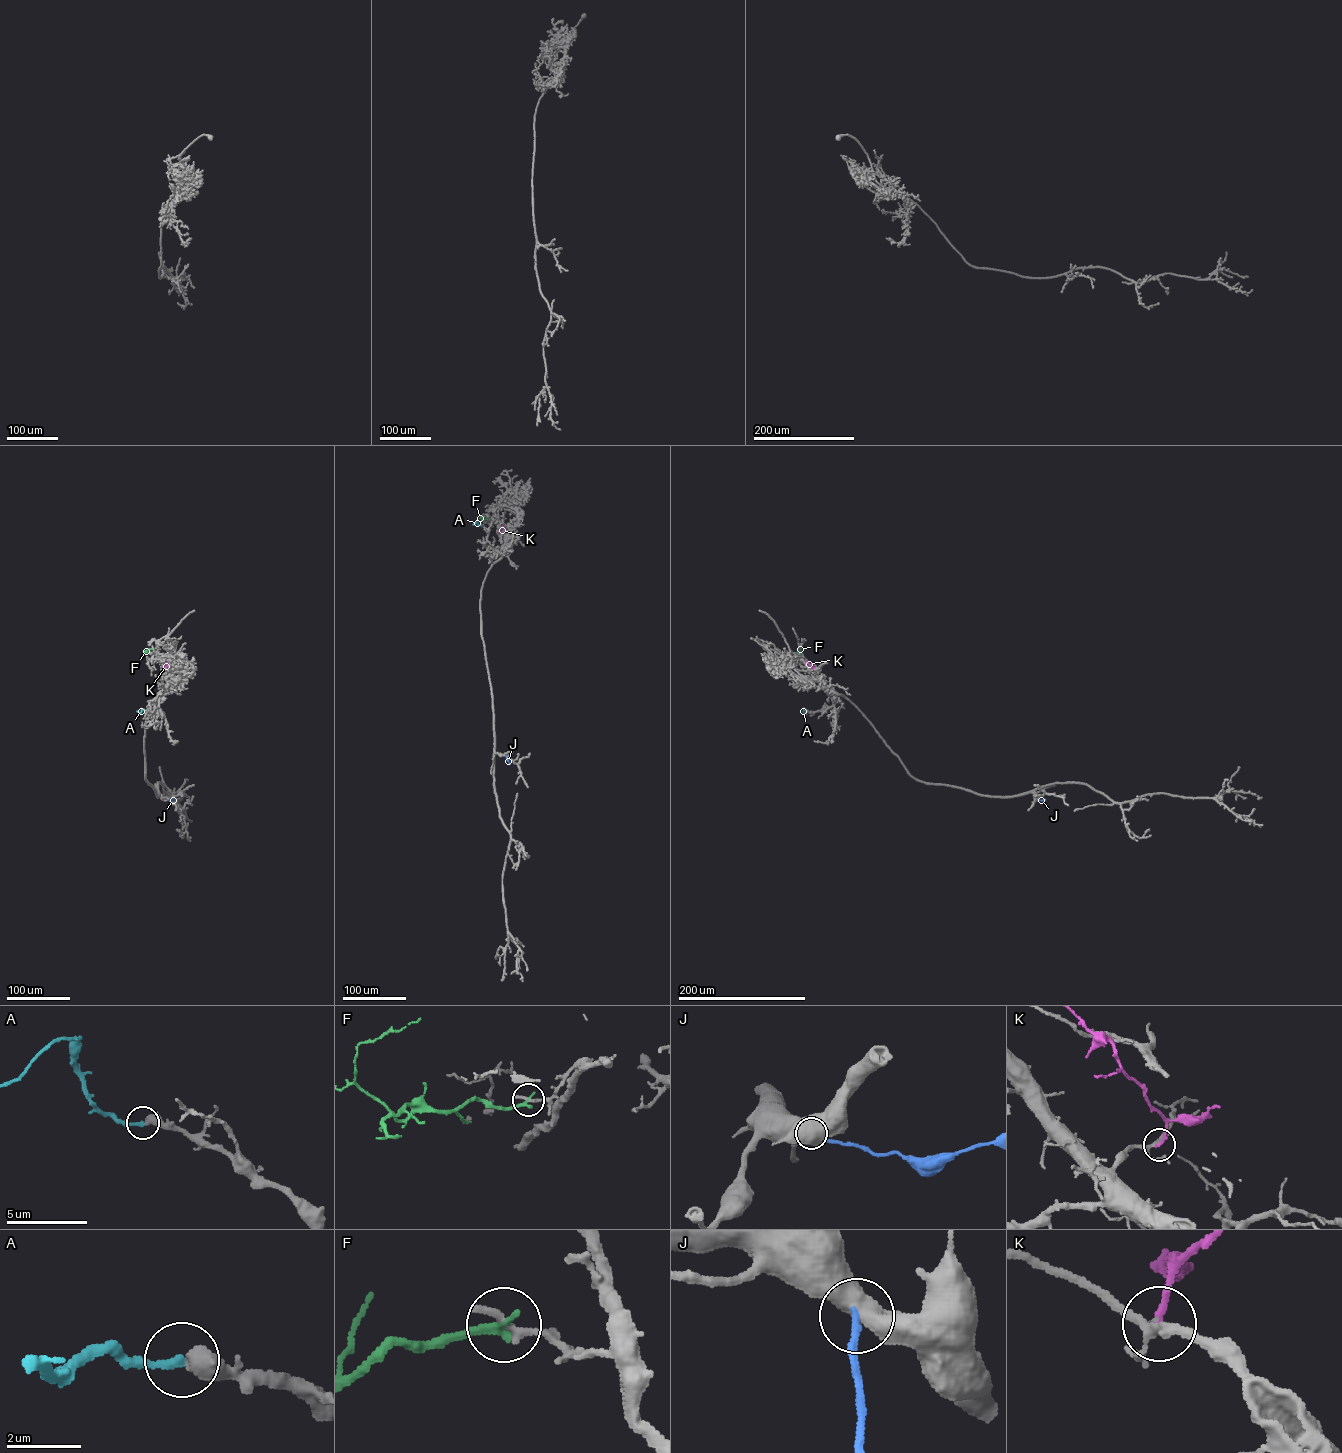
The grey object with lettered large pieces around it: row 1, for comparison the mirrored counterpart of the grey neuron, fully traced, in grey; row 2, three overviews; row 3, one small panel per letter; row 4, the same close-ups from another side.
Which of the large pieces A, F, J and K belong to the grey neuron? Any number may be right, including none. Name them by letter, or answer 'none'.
A

